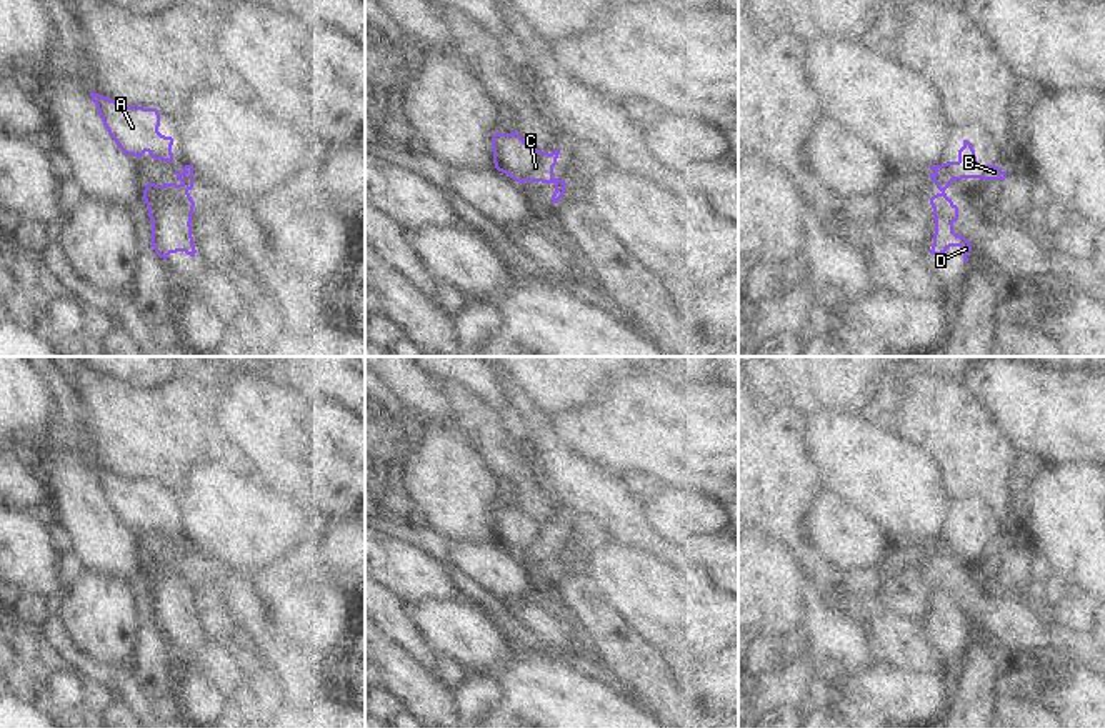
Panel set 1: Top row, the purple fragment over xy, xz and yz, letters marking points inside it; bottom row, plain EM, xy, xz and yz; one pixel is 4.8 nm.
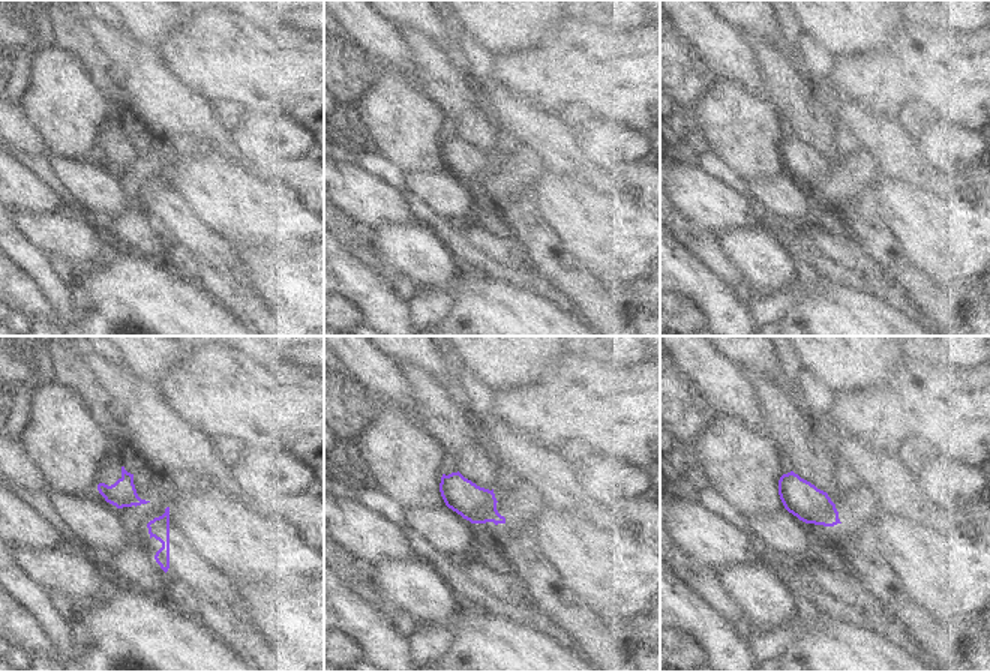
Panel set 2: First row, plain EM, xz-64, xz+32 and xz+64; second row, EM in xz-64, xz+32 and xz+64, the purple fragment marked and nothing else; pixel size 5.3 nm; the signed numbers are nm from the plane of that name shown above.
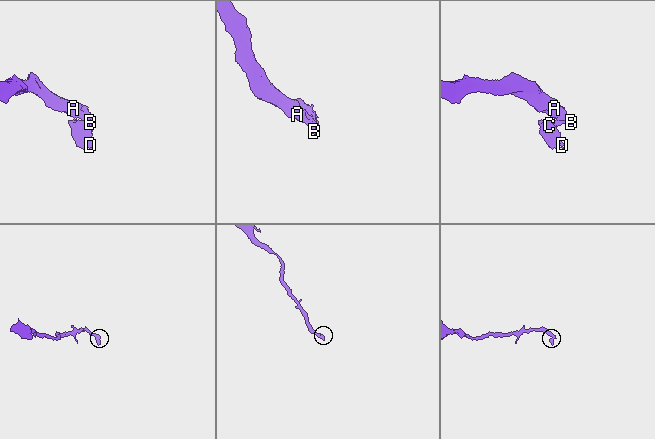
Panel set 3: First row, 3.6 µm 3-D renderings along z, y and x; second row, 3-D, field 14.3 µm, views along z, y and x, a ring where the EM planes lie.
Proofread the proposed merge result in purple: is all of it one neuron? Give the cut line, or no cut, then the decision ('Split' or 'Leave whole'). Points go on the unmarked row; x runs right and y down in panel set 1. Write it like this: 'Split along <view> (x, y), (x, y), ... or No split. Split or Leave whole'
Split along yz (937, 555), (949, 558). Split.

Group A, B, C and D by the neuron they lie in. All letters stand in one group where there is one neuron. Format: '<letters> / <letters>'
A B / C D

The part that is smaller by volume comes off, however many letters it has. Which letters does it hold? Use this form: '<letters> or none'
C, D.

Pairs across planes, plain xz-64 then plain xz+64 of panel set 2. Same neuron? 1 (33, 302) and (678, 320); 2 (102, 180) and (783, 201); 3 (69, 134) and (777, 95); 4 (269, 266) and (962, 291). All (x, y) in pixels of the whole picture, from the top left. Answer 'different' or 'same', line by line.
1: different
2: same
3: different
4: same

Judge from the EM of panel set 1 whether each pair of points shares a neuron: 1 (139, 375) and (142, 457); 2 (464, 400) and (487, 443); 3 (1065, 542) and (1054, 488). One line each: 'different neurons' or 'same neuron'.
1: different neurons
2: same neuron
3: same neuron

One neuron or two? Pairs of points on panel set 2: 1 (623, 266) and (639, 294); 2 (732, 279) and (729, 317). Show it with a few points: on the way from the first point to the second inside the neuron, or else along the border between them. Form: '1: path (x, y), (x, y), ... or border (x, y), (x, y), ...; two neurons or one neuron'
1: border (644, 272), (632, 278), (593, 278); two neurons
2: border (705, 266), (732, 290); two neurons

